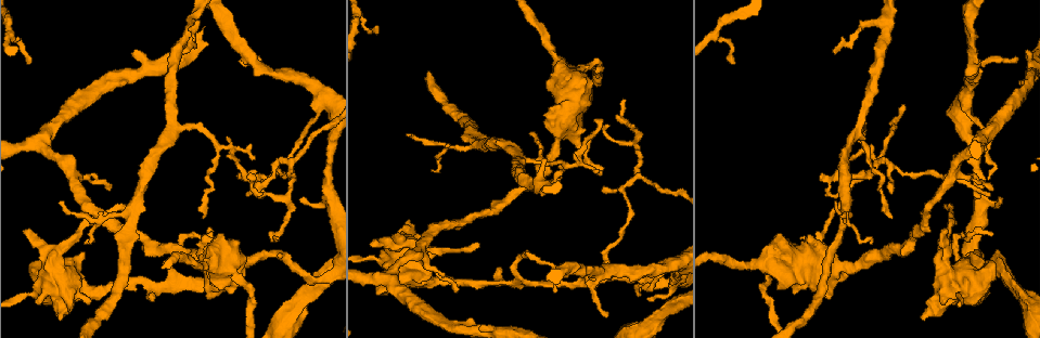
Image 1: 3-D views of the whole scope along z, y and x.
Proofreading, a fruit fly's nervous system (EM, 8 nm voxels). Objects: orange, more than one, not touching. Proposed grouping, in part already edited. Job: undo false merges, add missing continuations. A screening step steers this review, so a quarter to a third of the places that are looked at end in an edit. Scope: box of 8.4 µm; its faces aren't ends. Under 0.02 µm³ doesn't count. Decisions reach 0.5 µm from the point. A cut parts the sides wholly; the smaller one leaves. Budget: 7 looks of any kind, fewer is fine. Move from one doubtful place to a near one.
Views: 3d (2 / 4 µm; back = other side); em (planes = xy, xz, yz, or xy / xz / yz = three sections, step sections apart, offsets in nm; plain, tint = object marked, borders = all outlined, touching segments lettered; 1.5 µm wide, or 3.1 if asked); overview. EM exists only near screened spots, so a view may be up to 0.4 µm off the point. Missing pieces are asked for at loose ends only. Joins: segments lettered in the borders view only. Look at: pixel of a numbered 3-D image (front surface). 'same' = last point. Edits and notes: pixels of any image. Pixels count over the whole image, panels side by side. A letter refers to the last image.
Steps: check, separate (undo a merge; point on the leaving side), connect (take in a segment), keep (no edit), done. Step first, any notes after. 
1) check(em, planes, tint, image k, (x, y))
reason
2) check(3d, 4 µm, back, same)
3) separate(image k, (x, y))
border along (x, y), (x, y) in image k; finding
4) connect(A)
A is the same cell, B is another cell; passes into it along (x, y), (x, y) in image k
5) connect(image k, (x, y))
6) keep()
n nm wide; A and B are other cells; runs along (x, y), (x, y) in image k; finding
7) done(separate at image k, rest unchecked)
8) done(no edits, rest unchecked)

check(3d, 2 µm, image 1, (997, 201))
free end

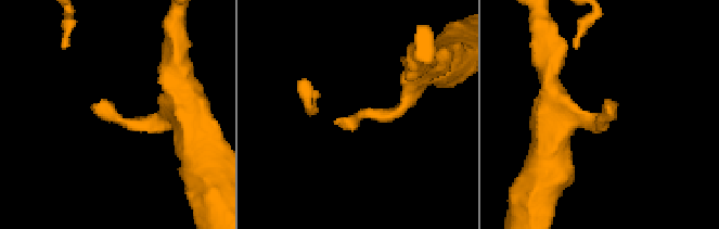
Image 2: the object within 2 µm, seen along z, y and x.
check(em, planes, tint, image 2, (605, 107))
need the tissue

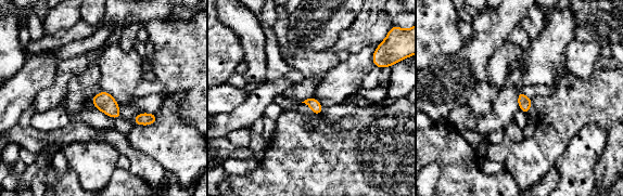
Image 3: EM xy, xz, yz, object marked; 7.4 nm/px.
check(em, planes, borders, same)

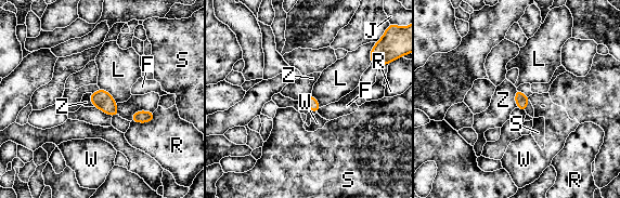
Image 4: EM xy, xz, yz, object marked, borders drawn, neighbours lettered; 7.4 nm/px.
keep()
F, J, L, R, S, W and Z are other cells; border along (516, 88), (515, 104), (517, 107) in image 4; no lettered segment goes on from it

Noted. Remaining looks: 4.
check(em, planes, tint, image 1, (633, 142))
sharp bend

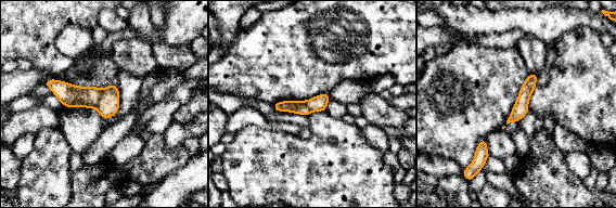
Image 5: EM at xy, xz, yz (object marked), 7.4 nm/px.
check(em, planes, borders, same)

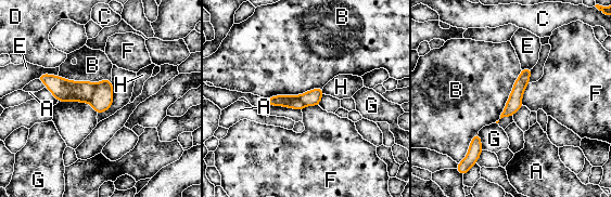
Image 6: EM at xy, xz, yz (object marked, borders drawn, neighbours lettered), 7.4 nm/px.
separate(image 6, (63, 90))
B touches over 440 nm; A, B, C, D, E, F, G and H are other cells; border along (96, 84), (92, 99), (89, 102) in image 6; two neurons meet here

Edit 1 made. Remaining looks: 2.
check(3d, 4 µm, image 1, (476, 244))
tapers out

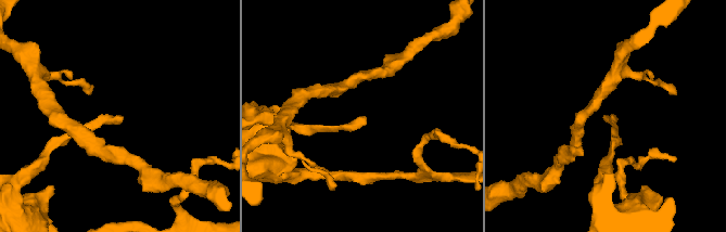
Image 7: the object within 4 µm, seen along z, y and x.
check(em, xy, step 4, borders, image 7, (603, 115))

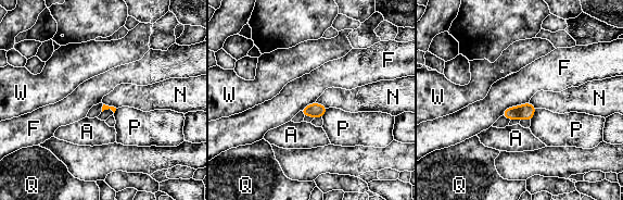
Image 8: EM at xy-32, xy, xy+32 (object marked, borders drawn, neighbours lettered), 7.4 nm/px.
keep()
A, F, N, P, Q and W are other cells; no lettered segment goes on from it

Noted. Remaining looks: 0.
done(separate at image 6, rest unchecked)

